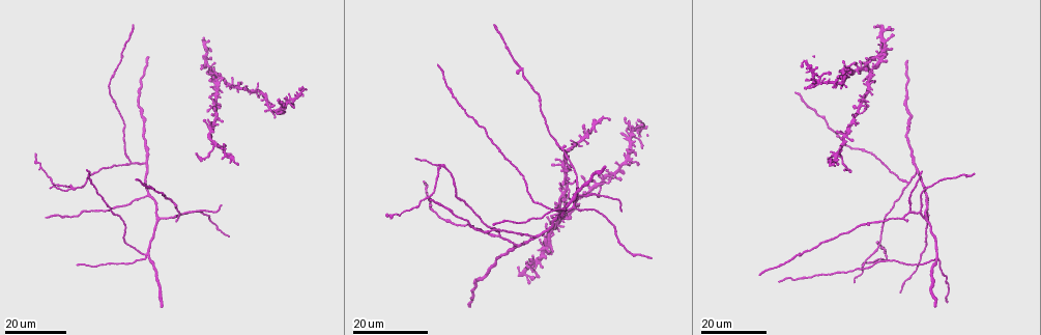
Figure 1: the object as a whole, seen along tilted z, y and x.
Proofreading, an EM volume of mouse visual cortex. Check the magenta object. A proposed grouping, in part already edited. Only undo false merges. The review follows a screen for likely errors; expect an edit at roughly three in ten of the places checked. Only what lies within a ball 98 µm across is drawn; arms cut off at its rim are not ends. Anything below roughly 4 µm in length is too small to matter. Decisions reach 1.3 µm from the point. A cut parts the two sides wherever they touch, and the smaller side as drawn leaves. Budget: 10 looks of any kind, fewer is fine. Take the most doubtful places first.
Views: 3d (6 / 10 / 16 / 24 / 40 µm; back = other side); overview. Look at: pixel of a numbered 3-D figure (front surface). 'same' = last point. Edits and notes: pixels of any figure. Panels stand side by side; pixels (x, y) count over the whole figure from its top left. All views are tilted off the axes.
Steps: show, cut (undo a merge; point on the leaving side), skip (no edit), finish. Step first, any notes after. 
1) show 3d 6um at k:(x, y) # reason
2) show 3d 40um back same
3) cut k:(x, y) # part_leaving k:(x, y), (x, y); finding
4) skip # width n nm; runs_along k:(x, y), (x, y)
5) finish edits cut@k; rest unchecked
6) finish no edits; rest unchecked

show 3d 16um at 1:(864, 264) # branch point

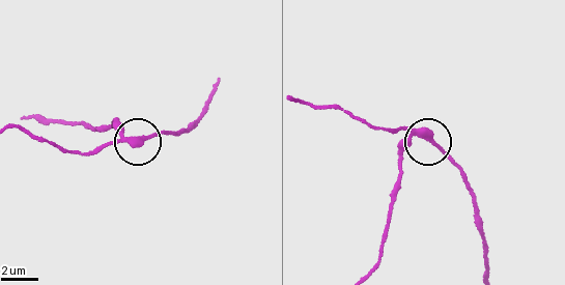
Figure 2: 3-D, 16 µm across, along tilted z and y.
show 3d 10um at 2:(412, 135)

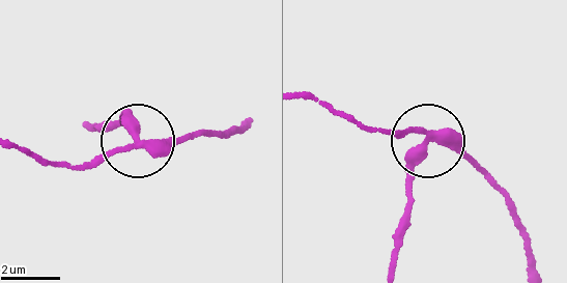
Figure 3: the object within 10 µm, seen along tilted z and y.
cut 3:(126, 112) # arms 3; part_leaving 3:(425, 140), (397, 267); a second cell is stuck on

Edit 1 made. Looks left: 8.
show overview

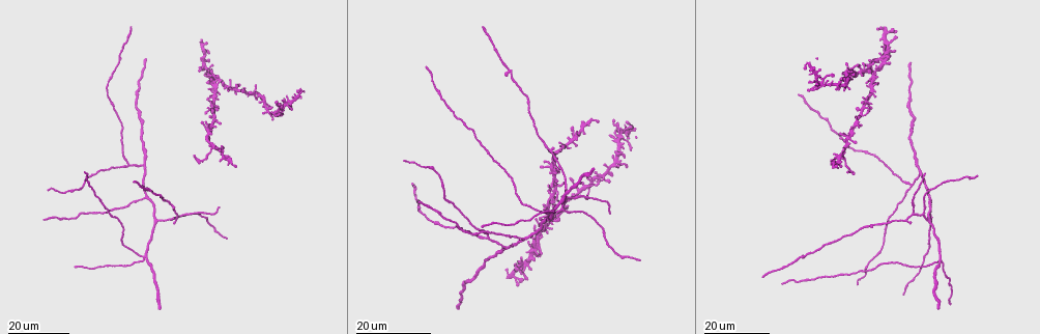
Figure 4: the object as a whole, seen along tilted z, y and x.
show 3d 24um at 4:(507, 246) # branch point

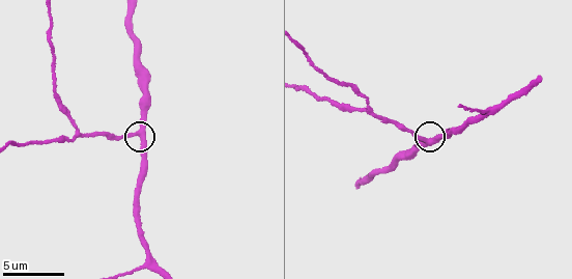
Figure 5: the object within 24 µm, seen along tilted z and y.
show 3d 10um at 5:(423, 141)

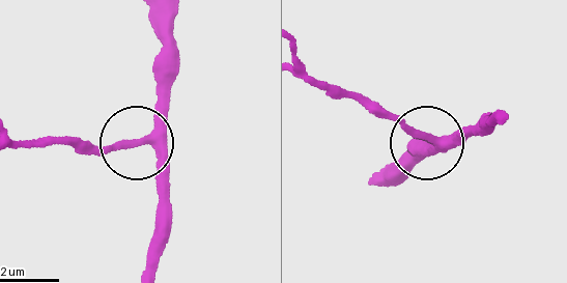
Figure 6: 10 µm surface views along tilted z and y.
skip # arms 3; one cell here

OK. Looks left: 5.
show 3d 24um at 4:(619, 136) # looks like a crossing

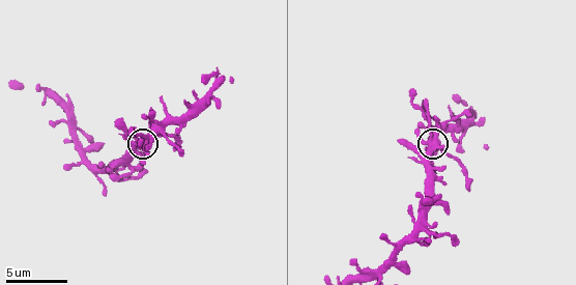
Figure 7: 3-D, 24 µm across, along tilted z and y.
show 3d 10um at 7:(436, 145)

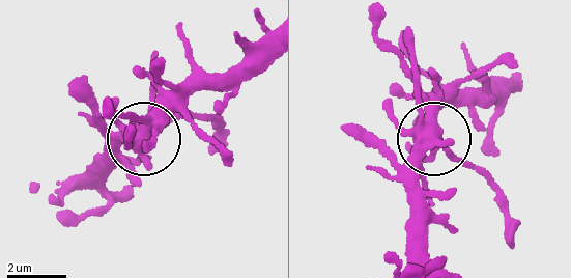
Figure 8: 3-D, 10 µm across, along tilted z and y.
skip # one cell here

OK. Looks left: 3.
show 3d 10um at 5:(487, 110) # three-way junction

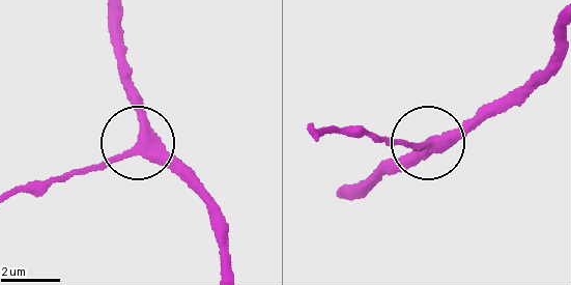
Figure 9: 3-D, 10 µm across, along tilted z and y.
show 3d 6um at 9:(431, 146) # closer look

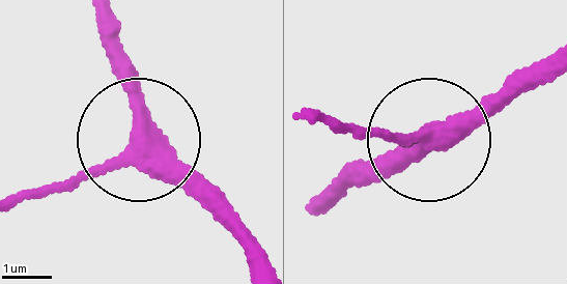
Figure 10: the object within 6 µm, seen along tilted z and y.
skip # runs_along 10:(556, 67), (431, 136), (359, 125); one cell here

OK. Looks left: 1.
finish edits cut@3; rest unchecked

